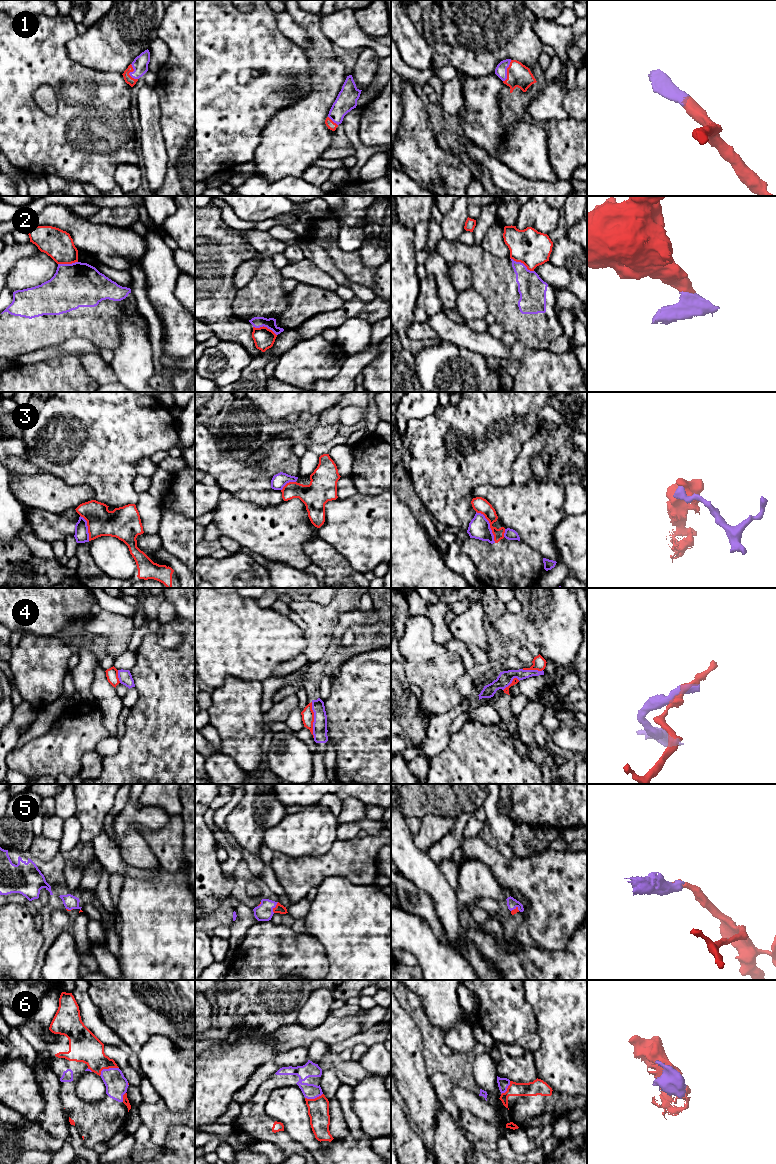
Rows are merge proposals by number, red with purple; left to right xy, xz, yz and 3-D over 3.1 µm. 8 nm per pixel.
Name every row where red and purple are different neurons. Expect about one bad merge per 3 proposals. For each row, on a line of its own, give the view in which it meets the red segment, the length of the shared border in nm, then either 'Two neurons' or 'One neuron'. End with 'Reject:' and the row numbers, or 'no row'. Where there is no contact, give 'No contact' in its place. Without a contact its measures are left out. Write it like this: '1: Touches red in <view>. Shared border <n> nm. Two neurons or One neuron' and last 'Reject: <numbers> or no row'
1: Touches red in yz. Shared border 190 nm. One neuron
2: Touches red in yz. Shared border 220 nm. Two neurons
3: Touches red in yz. Shared border 300 nm. Two neurons
4: Touches red in xz. Shared border 280 nm. Two neurons
5: Touches red in xz. Shared border 100 nm. One neuron
6: Touches red in xy. Shared border 170 nm. One neuron
Reject: 2, 3, 4

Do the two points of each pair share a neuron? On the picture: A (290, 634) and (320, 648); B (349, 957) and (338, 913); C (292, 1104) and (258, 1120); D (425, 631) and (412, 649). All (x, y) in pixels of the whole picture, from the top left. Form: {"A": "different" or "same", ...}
{"A": "different", "B": "same", "C": "different", "D": "same"}

